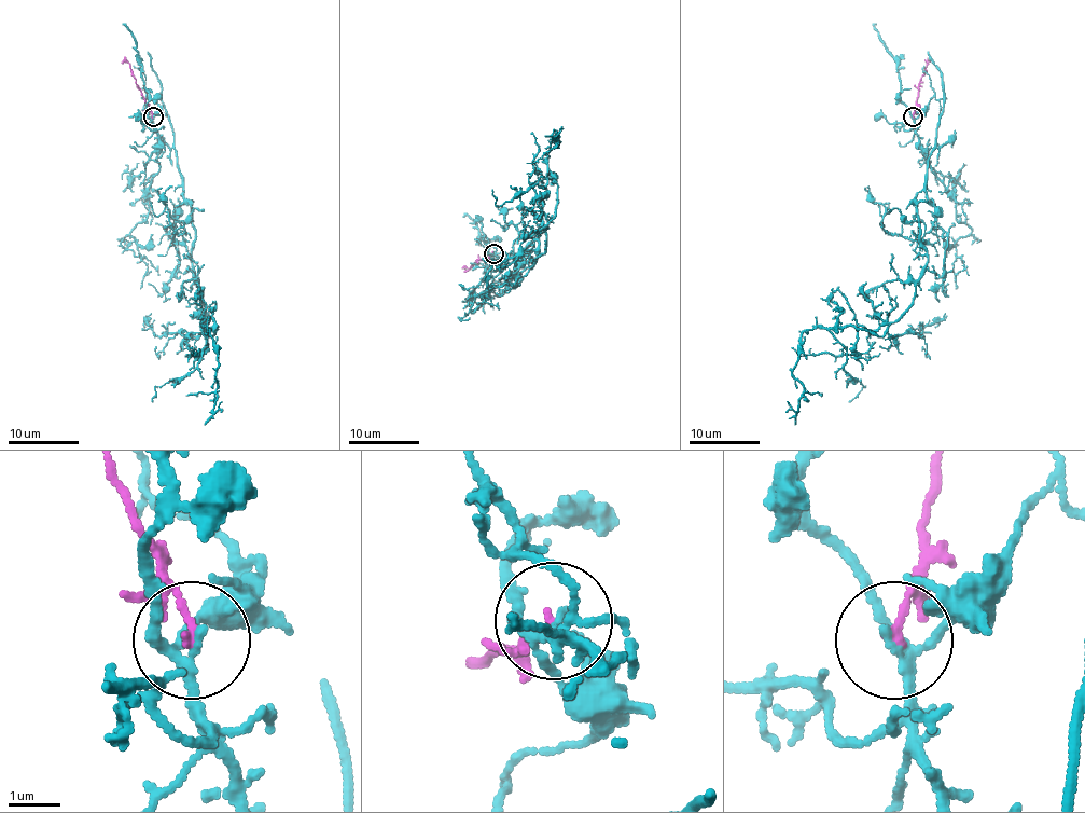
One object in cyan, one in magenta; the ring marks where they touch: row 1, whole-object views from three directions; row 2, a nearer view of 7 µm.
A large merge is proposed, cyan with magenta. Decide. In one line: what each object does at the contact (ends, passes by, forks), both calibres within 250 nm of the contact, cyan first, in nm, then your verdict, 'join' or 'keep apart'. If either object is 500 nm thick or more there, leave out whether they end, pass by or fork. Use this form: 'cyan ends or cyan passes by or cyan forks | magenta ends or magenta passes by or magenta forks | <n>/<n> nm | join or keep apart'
cyan forks | magenta ends | 150/170 nm | keep apart

